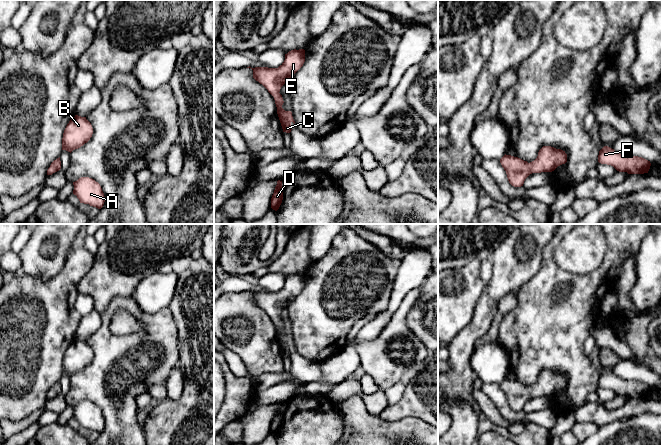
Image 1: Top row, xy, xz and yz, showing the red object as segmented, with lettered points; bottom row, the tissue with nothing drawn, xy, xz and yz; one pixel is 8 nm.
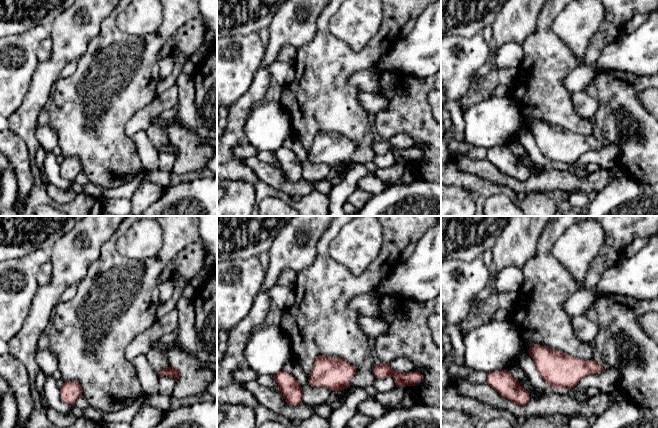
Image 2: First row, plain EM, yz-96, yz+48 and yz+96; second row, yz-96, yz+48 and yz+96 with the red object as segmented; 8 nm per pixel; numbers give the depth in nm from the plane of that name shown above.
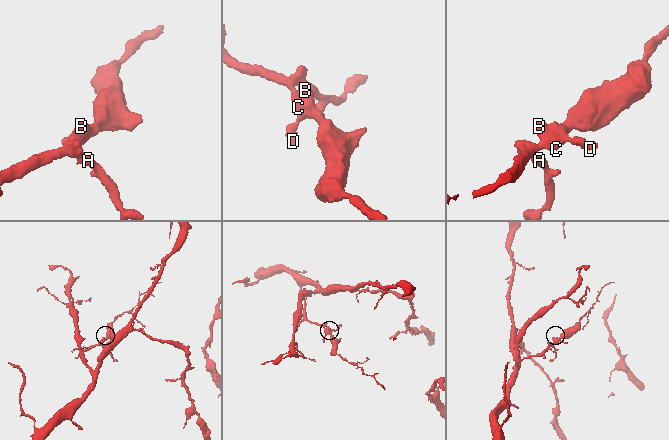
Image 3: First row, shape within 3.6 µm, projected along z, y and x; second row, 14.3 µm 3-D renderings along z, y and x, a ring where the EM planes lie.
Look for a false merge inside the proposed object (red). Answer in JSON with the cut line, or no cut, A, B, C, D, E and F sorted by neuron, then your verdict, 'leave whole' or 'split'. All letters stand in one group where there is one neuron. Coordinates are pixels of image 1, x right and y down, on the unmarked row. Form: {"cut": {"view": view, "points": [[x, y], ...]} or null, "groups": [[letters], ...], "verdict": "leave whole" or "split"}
{"cut": null, "groups": [["A", "B", "C", "D", "E", "F"]], "verdict": "leave whole"}

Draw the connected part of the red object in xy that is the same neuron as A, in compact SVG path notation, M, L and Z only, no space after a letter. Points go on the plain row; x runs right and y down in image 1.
M81 401L73 406L73 418L77 420L80 427L101 433L105 426L105 420L98 406L89 401Z

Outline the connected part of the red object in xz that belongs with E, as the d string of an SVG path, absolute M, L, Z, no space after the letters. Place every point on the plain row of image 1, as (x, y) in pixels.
M291 274L285 278L284 286L278 292L255 291L253 302L262 308L268 316L274 321L277 331L277 338L283 353L283 356L290 357L291 347L295 348L291 335L285 335L282 332L284 327L282 319L279 317L284 308L288 308L291 301L303 290L305 286L305 274Z

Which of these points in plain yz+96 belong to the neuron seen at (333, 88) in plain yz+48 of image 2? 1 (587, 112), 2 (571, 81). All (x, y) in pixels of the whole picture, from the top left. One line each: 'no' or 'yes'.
1: no
2: no

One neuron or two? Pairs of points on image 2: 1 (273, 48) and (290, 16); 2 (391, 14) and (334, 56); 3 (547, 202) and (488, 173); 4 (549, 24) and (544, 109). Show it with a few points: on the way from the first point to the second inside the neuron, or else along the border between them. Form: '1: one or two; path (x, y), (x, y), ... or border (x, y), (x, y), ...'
1: one; path (277, 40), (290, 24)
2: one; path (388, 32), (364, 56), (352, 56)
3: two; border (553, 193), (530, 192), (526, 195)
4: one; path (544, 45), (544, 88)

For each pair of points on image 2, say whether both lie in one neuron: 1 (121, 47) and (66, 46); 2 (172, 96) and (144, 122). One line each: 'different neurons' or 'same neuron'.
1: different neurons
2: same neuron

